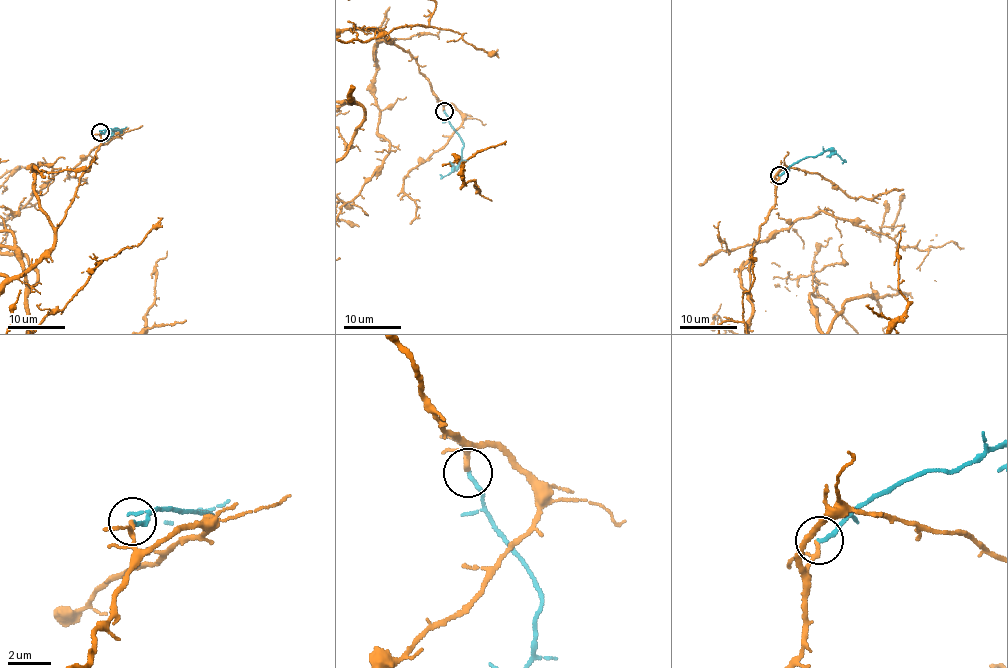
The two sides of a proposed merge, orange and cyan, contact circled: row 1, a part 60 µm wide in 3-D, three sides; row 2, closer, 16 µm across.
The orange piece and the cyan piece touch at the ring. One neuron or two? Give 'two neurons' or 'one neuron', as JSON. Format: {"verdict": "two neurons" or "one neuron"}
{"verdict": "one neuron"}

